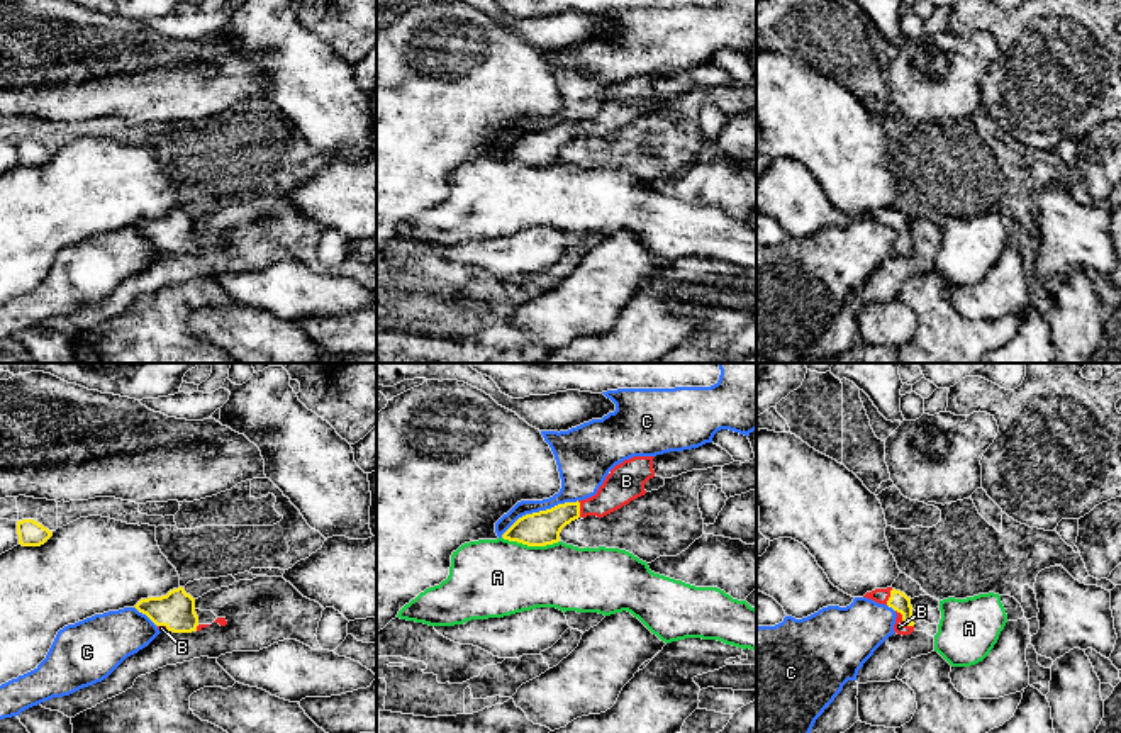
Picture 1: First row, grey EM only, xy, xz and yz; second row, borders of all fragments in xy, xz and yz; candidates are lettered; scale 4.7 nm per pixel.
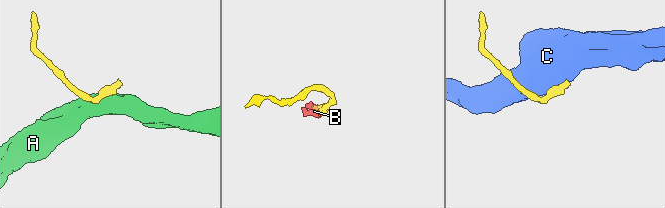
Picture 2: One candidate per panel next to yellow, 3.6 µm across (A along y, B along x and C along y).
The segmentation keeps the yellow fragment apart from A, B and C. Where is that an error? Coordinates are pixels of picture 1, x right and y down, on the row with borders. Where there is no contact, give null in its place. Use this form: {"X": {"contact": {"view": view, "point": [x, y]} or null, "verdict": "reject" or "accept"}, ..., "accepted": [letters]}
{"A": {"contact": {"view": "xz", "point": [531, 545]}, "verdict": "reject"}, "B": {"contact": {"view": "yz", "point": [903, 620]}, "verdict": "accept"}, "C": {"contact": {"view": "xz", "point": [540, 511]}, "verdict": "reject"}, "accepted": ["B"]}

